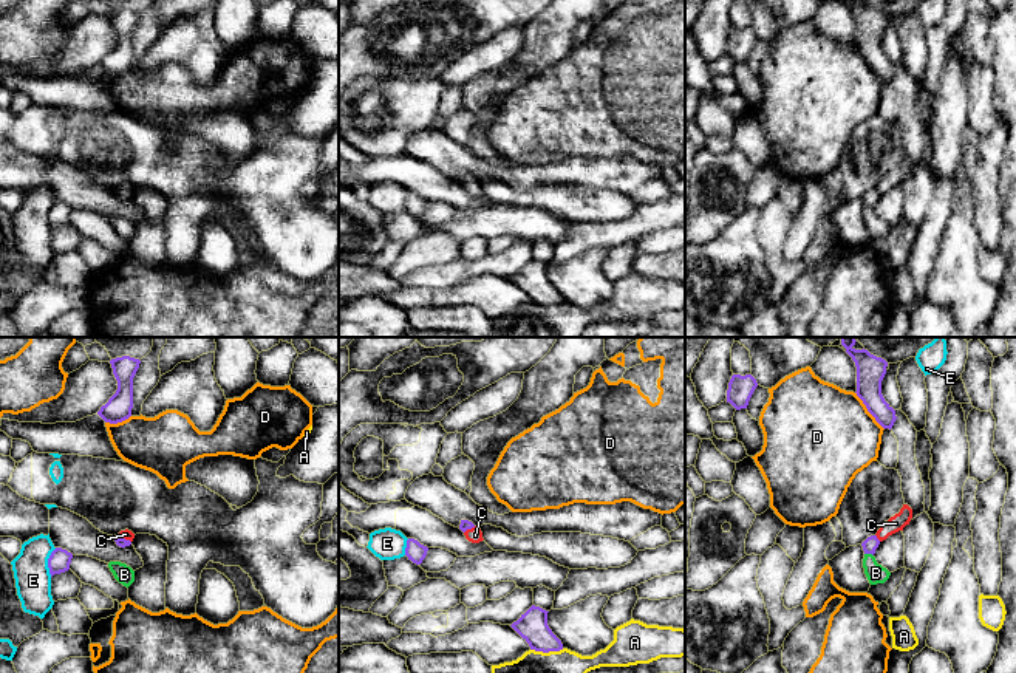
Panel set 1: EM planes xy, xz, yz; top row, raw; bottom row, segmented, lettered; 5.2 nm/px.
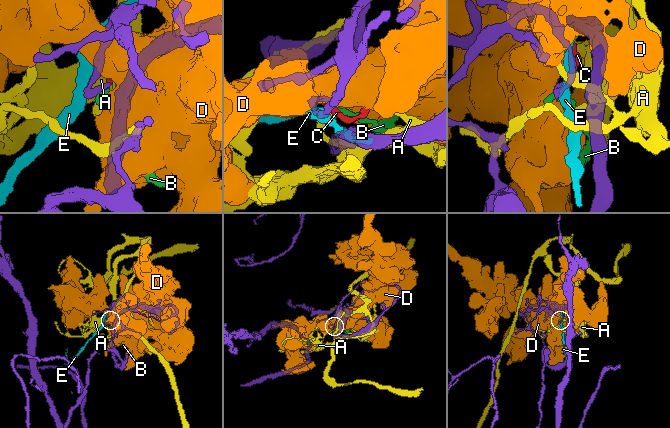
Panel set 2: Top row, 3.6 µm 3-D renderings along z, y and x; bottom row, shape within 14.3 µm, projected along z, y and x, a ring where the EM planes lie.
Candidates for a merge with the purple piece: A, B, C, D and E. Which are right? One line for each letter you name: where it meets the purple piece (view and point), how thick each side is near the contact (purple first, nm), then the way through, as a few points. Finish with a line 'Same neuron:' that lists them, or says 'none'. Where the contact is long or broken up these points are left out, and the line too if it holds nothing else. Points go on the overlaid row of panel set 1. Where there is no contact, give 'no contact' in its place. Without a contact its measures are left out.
C: meets purple in yz at (876, 537); 80 nm thick on the purple side, 90 nm on the other; runs through yz (871, 543), (876, 537), (896, 523)
Same neuron: C

